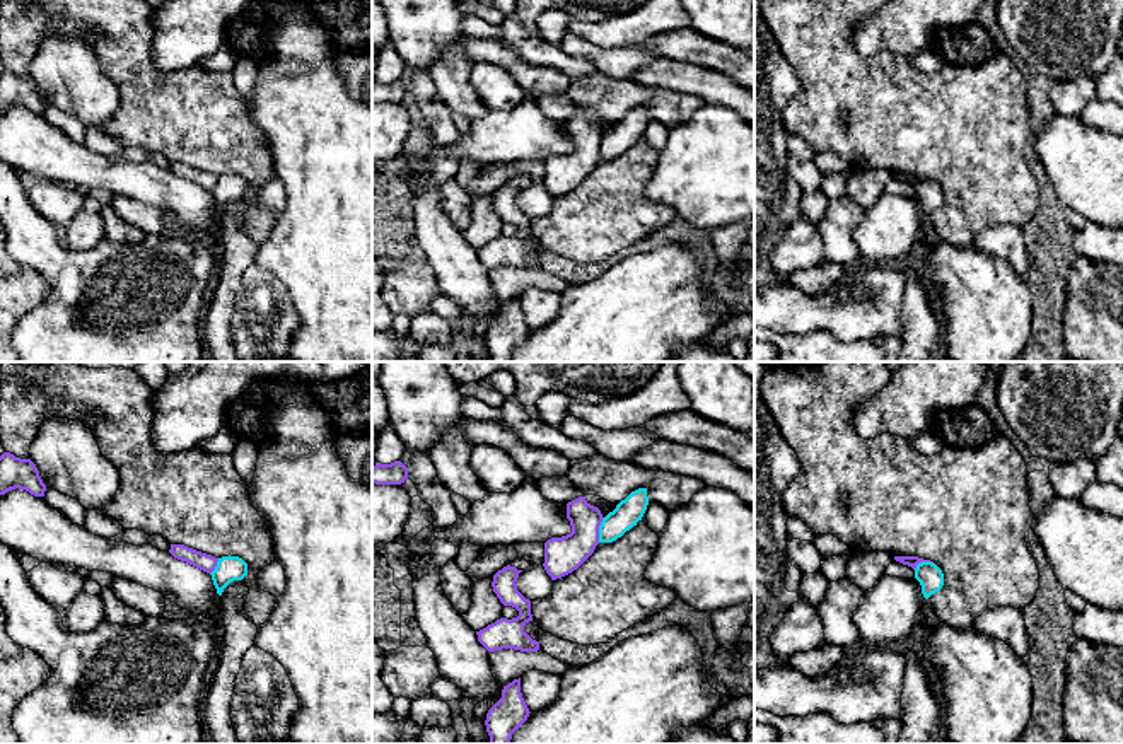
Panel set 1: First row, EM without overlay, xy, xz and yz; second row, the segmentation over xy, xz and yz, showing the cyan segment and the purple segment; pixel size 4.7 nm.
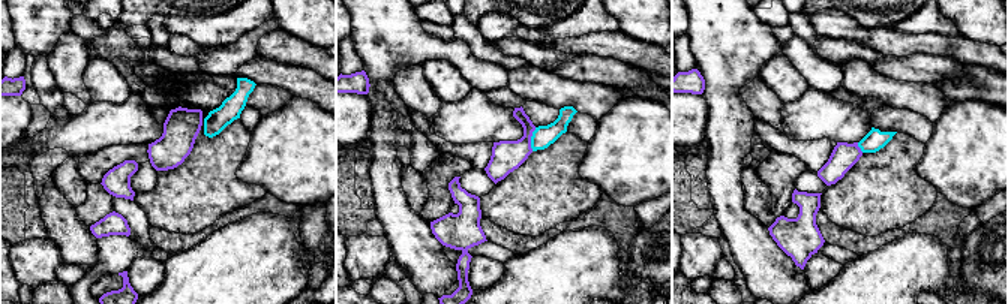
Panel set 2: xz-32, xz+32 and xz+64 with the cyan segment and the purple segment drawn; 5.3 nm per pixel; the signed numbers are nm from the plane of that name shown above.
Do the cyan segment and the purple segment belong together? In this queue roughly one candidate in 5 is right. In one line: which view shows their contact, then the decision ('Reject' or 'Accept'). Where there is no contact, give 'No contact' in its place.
Touches cyan in xz. Reject

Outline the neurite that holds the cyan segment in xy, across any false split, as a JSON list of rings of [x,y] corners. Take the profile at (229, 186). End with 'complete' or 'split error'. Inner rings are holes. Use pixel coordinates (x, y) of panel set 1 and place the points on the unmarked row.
[[[222,174],[210,193],[217,212],[222,213],[230,200],[242,198],[247,193],[247,181],[239,174]]] | complete

